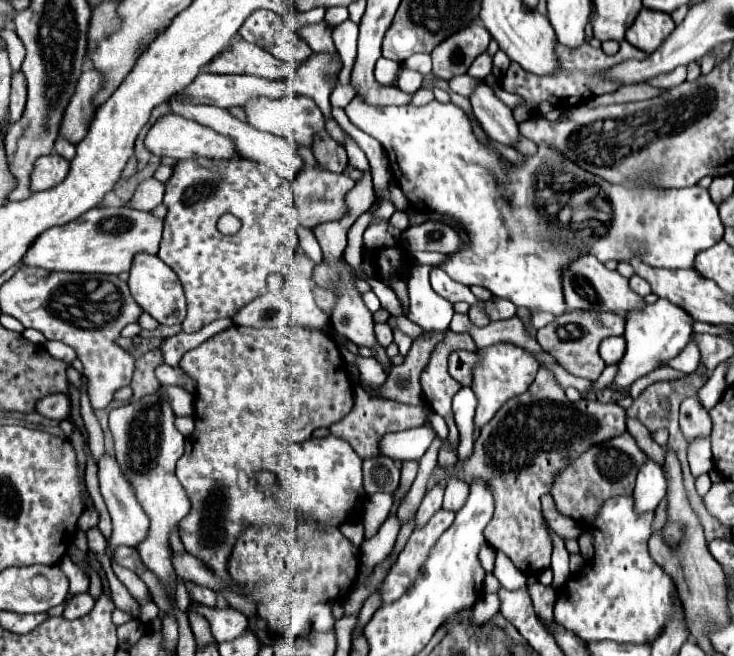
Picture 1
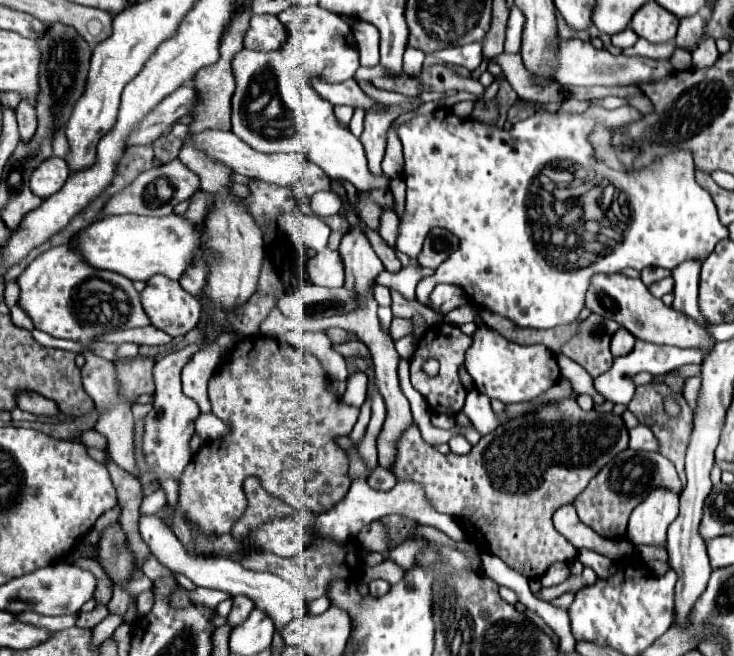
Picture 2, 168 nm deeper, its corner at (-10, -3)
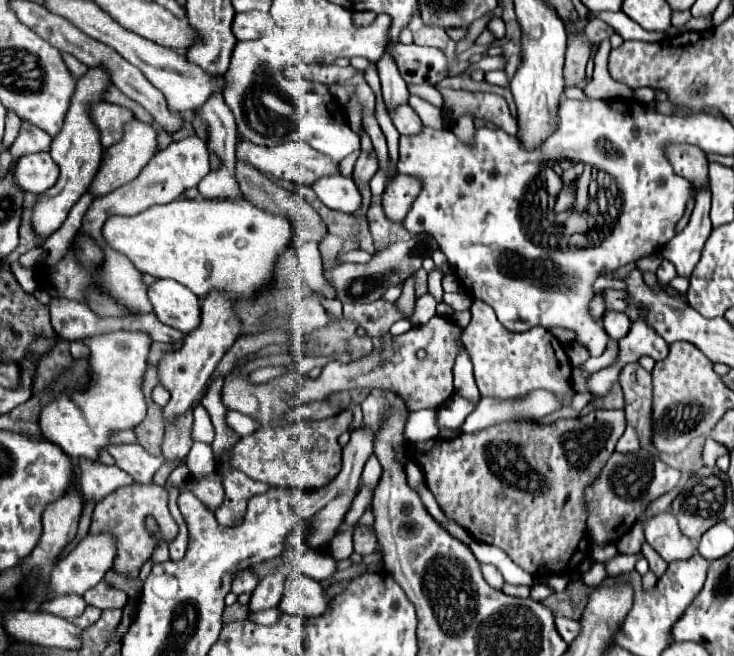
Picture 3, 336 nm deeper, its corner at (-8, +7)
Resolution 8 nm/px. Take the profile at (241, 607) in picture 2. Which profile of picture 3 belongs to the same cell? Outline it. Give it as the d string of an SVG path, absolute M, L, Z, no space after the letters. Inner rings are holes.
M244 569L244 571L232 581L232 591L234 591L236 595L240 595L240 593L252 593L254 587L256 587L256 583L258 583L258 575L256 575L252 569Z

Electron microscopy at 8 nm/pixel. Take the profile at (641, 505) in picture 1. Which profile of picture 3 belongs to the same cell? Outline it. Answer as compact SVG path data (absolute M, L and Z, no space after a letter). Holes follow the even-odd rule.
M664 511L662 515L648 519L644 525L646 541L664 561L690 559L696 553L696 545L684 537L676 525L676 519Z

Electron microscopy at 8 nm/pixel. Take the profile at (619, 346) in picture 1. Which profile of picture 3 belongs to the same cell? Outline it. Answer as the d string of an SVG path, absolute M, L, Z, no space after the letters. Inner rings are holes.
M606 311L602 317L604 329L612 339L622 339L630 331L630 319L622 311Z

